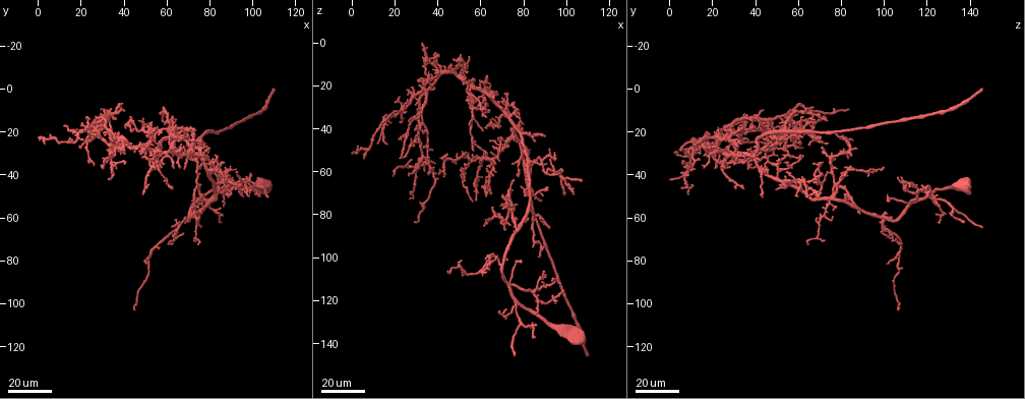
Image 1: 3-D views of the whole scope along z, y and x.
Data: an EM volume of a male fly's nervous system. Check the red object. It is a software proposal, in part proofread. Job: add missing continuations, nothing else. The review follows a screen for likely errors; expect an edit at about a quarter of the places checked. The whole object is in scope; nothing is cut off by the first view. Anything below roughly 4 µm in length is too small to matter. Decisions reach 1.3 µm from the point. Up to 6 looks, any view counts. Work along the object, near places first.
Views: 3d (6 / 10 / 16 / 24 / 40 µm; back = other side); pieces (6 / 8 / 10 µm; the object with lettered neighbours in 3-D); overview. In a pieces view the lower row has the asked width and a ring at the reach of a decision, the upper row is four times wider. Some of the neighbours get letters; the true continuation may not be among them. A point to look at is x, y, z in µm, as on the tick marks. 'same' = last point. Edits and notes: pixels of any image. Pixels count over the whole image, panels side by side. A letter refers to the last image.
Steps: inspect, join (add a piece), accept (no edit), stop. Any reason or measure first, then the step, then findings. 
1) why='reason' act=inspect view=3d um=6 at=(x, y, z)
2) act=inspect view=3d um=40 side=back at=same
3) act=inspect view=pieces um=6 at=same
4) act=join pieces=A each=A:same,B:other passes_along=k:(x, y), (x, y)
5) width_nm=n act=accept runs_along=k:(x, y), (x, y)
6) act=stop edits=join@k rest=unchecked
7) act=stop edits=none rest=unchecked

why='thin end' act=inspect view=3d um=40 at=(77, 65, 146)

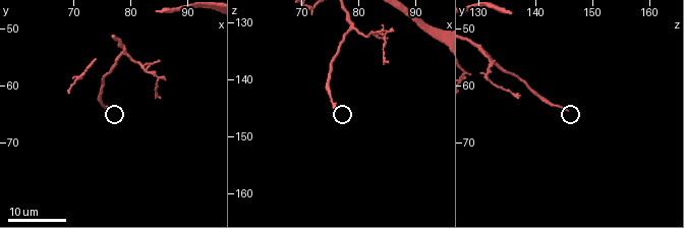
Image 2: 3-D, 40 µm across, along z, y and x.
act=inspect view=pieces um=8 at=(75.5, 64.0, 145.5)

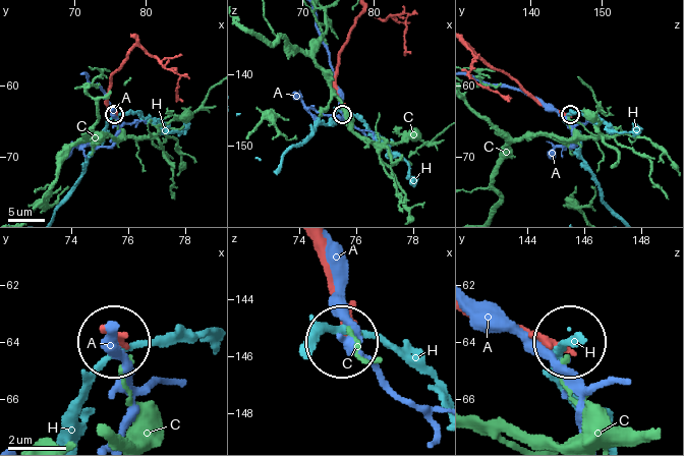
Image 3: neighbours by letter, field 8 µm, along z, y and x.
act=accept each=A:other,C:other,H:other found='no lettered piece goes on from it'

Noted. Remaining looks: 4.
why='an open end' act=inspect view=3d um=40 at=(92, 38, 87)

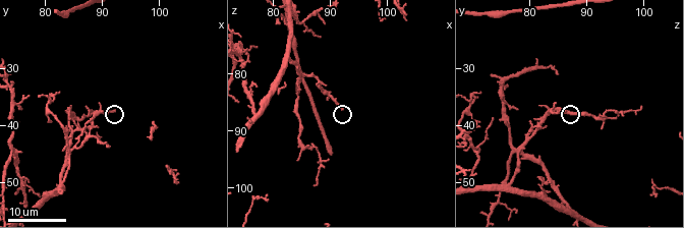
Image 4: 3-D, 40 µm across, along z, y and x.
act=inspect view=3d um=6 at=(92.5, 37.0, 86.0)

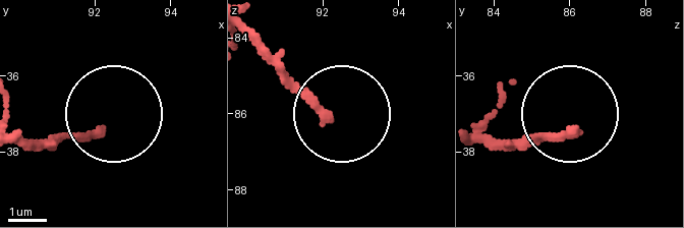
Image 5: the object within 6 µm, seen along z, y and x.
why='what lies round it' act=inspect view=pieces um=6 at=(92.05, 37.55, 86.10)

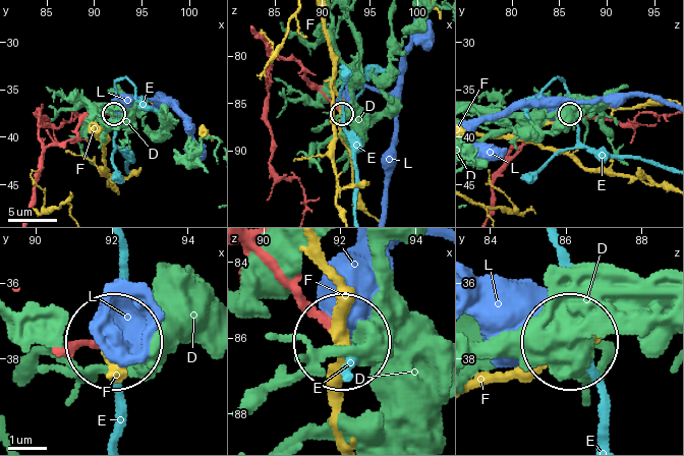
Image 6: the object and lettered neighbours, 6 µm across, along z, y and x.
act=accept each=D:other,E:other,F:other,L:other found='no lettered piece goes on from it'

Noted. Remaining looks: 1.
act=stop edits=none rest=unchecked

